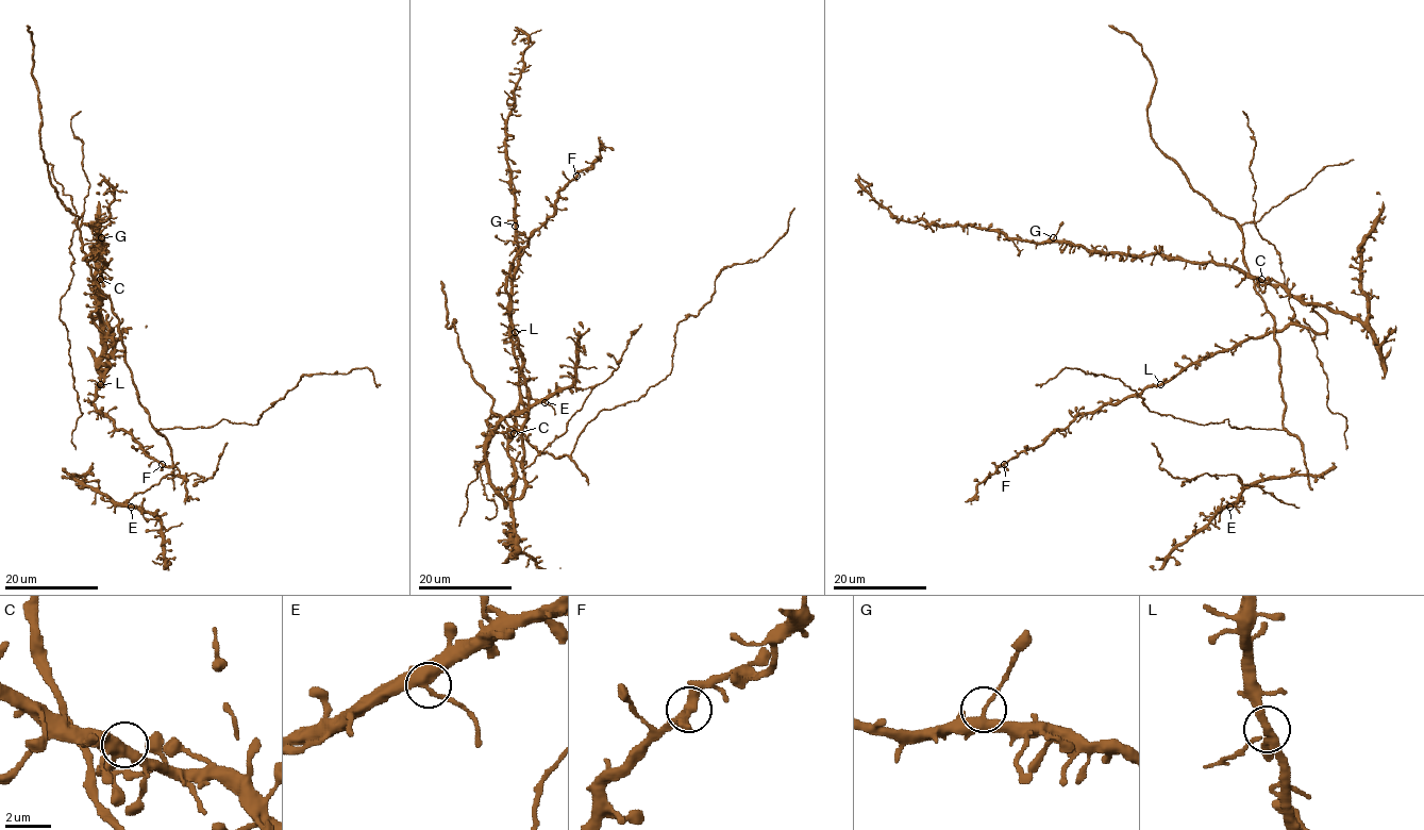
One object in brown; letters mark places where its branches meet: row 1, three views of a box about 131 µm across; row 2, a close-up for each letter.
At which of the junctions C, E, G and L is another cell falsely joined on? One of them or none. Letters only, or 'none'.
none

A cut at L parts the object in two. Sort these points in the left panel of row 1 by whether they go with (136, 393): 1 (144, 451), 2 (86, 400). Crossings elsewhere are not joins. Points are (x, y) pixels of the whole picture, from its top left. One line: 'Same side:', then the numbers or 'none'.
Same side: none

